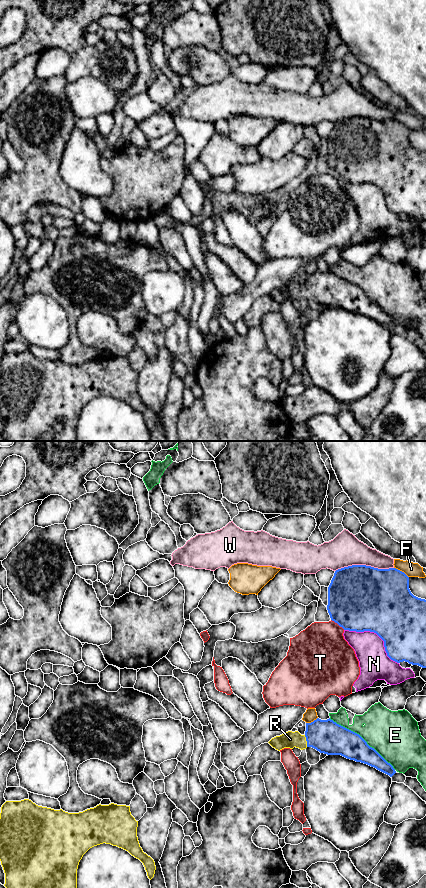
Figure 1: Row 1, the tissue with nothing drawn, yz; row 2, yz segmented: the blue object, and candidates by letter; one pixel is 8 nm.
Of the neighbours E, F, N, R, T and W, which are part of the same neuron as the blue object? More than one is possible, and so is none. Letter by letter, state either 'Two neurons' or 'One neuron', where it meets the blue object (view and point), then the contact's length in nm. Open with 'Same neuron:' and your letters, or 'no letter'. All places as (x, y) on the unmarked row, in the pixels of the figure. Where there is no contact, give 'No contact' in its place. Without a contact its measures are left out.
Same neuron: R
E: Two neurons. Touches blue at yz (362, 290). Shared border 700 nm
F: Two neurons. Touches blue at yz (401, 123). Shared border 150 nm
N: Two neurons. Touches blue at yz (376, 185). Shared border 500 nm
R: One neuron. Touches blue at yz (307, 293). Shared border 100 nm
T: Two neurons. Touches blue at yz (338, 176). Shared border 140 nm
W: Two neurons. Touches blue at yz (364, 117). Shared border 480 nm

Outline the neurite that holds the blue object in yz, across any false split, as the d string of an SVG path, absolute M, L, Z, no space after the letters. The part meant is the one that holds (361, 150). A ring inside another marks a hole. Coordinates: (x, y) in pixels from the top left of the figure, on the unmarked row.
M352 117L335 123L331 135L328 139L328 157L327 162L332 173L337 175L344 182L364 184L370 183L376 185L383 193L387 208L397 214L408 214L412 217L418 217L426 220L426 152L414 148L409 141L409 129L396 120L378 121L366 117Z

